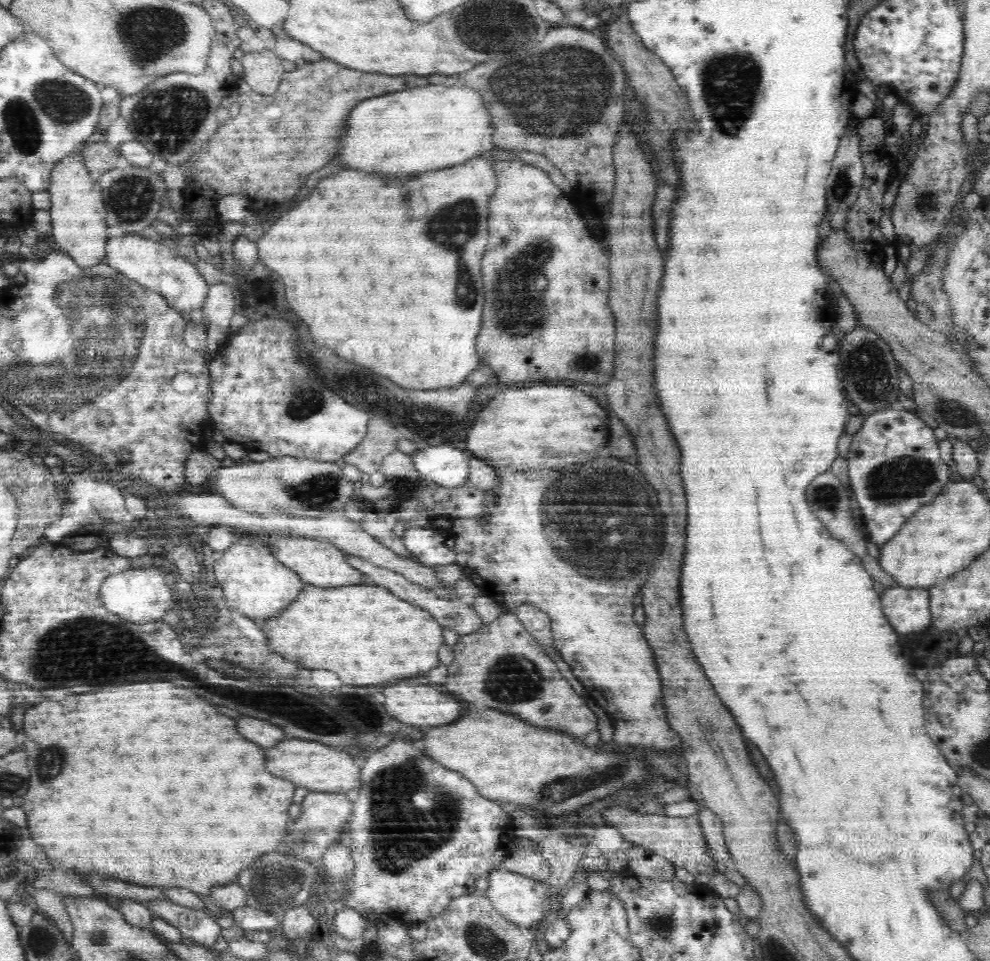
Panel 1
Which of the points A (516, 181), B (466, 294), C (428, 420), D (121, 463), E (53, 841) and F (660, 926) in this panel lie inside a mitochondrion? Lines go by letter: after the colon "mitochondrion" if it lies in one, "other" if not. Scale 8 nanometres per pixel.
A: other
B: mitochondrion
C: mitochondrion
D: other
E: other
F: mitochondrion

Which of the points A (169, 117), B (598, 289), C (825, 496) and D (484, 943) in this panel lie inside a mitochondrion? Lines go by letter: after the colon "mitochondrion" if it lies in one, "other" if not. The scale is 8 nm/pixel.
A: mitochondrion
B: other
C: mitochondrion
D: mitochondrion

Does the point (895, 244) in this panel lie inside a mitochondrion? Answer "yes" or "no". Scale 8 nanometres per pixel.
no

